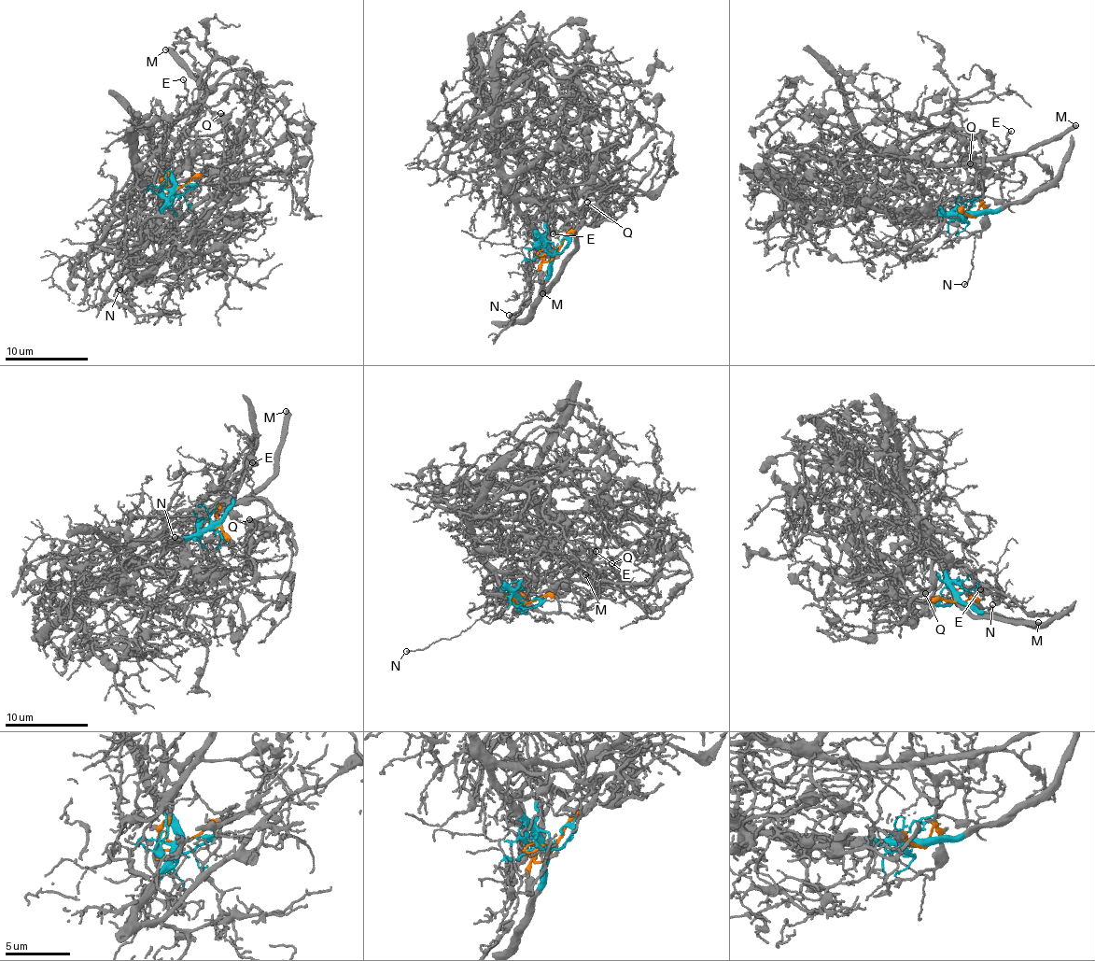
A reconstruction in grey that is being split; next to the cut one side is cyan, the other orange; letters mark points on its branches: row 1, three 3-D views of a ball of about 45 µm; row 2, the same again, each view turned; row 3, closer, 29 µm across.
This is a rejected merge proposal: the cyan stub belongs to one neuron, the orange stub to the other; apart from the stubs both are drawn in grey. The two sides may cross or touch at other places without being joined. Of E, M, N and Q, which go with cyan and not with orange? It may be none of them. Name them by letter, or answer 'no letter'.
no letter

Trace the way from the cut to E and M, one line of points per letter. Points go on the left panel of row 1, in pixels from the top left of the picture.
E: (176, 190), (178, 187), (167, 185), (175, 137), (197, 116), (178, 108), (178, 99), (188, 95), (182, 79)
M: (176, 190), (178, 187), (167, 185), (175, 137), (189, 129), (203, 95), (202, 84), (183, 61), (164, 49)

